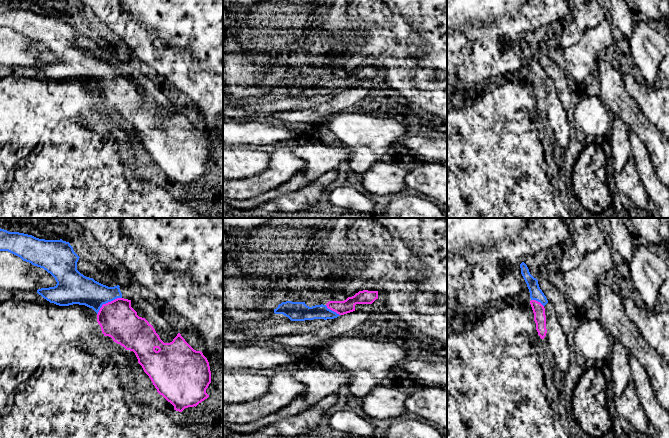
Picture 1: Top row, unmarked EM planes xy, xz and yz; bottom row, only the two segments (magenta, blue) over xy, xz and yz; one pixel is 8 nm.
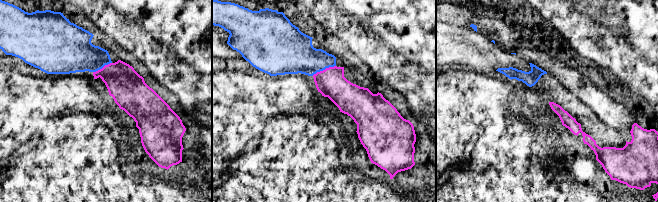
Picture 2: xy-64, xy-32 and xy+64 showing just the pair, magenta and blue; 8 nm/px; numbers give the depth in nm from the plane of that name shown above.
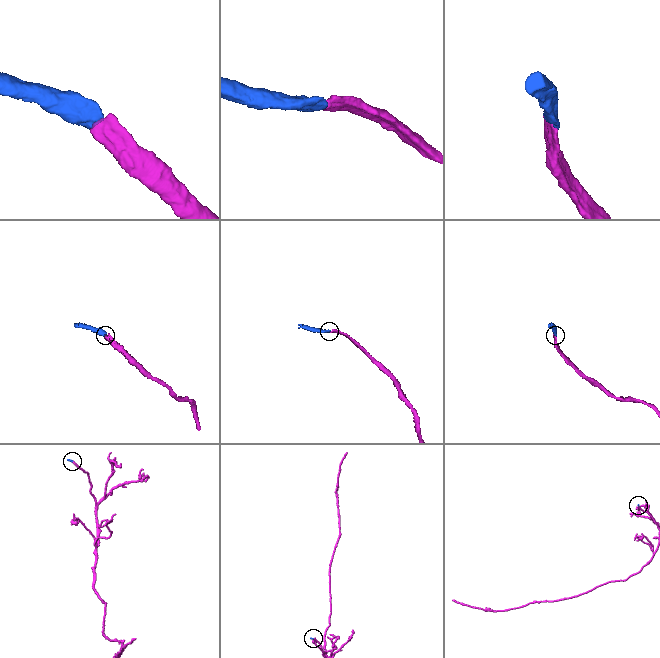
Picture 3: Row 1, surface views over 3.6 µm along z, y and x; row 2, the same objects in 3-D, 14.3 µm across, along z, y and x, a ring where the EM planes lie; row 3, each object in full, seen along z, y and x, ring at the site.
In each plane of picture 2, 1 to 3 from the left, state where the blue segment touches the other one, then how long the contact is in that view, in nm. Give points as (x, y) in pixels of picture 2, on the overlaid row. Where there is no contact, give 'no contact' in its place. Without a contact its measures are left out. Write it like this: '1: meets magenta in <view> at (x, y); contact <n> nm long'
1: meets magenta in xy-64 at (103, 67); contact 170 nm long
2: meets magenta in xy-32 at (323, 70); contact 200 nm long
3: no contact

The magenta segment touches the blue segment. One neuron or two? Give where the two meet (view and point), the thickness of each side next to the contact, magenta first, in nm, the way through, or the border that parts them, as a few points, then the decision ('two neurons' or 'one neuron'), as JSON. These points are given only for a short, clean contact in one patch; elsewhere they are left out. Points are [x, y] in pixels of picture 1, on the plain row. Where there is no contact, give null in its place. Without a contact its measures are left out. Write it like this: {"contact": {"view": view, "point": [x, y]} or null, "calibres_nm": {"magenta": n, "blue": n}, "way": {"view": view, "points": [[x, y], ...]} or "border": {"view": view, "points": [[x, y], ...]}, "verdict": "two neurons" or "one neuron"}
{"contact": {"view": "xy", "point": [108, 78]}, "calibres_nm": {"magenta": 300, "blue": 240}, "way": {"view": "xy", "points": [[117, 95], [108, 78], [82, 66]]}, "verdict": "one neuron"}

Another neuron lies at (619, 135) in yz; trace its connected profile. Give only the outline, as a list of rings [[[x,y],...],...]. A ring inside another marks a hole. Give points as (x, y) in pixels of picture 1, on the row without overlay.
[[[618,115],[614,116],[609,137],[614,173],[618,173],[622,171],[629,157],[632,156],[629,128]]]

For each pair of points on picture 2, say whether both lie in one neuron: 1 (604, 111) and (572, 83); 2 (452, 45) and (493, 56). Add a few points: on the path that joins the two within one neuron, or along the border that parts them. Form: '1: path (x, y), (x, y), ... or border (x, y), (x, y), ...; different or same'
1: path (596, 103), (583, 90), (580, 90); same
2: path (462, 48), (483, 56); same

